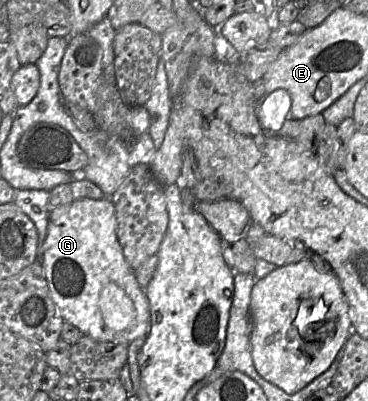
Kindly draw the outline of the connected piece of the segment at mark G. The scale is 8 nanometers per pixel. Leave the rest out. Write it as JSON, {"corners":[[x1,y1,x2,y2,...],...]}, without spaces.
{"corners":[[73,197,70,203,55,207,50,212,41,261,51,298,64,322,72,324,93,339,130,344,148,335,150,308,145,290,139,286,135,272,124,257,116,227,115,208,110,197]]}

